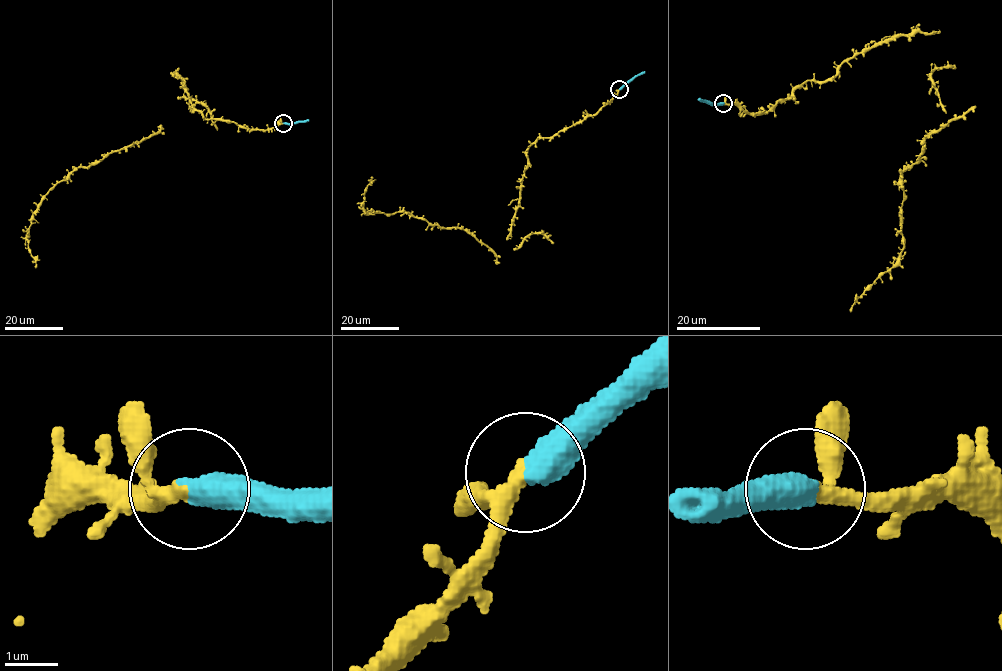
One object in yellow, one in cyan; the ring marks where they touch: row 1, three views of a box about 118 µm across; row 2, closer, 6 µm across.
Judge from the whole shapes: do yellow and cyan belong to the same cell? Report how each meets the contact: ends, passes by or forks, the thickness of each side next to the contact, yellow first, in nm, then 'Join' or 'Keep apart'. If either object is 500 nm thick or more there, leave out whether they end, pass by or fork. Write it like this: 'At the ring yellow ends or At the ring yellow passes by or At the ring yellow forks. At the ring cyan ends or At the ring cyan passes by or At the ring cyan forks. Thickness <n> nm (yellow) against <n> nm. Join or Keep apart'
Thickness 240 nm (yellow) against 550 nm. Keep apart

